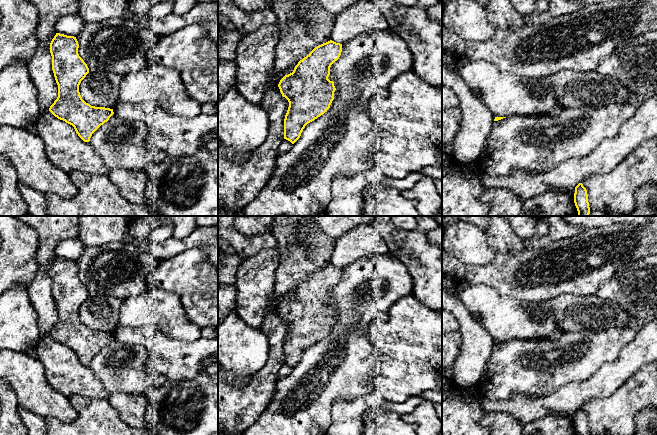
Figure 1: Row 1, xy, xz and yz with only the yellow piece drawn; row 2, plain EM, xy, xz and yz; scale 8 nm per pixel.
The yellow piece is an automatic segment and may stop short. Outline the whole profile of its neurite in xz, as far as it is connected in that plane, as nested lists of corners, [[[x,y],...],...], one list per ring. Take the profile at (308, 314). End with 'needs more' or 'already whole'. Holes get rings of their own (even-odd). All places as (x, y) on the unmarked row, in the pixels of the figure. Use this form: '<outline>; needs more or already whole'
[[[332,264],[315,271],[306,281],[298,286],[292,297],[285,299],[278,311],[283,321],[289,326],[284,343],[284,363],[294,368],[301,360],[305,350],[323,339],[334,324],[336,314],[334,306],[328,303],[331,289],[342,276],[342,268]]]; already whole

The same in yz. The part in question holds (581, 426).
[[[582,407],[575,411],[574,427],[577,435],[590,435],[587,414]]]; already whole

